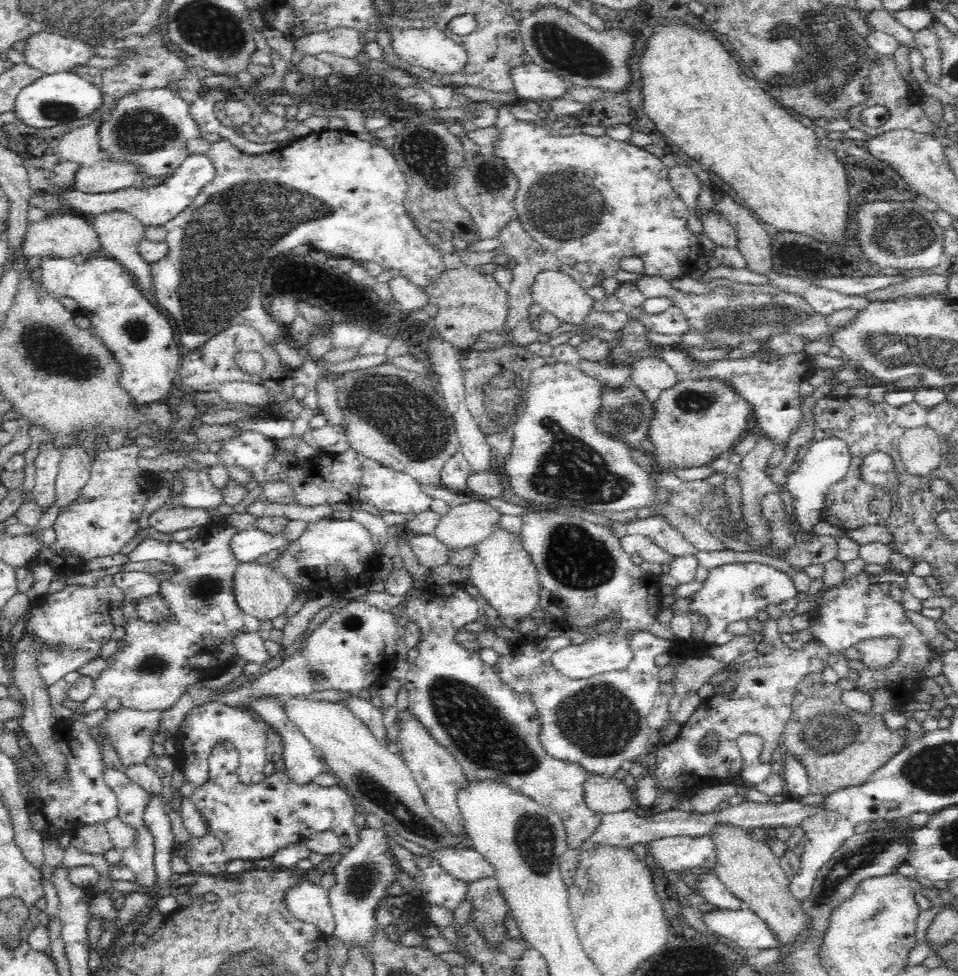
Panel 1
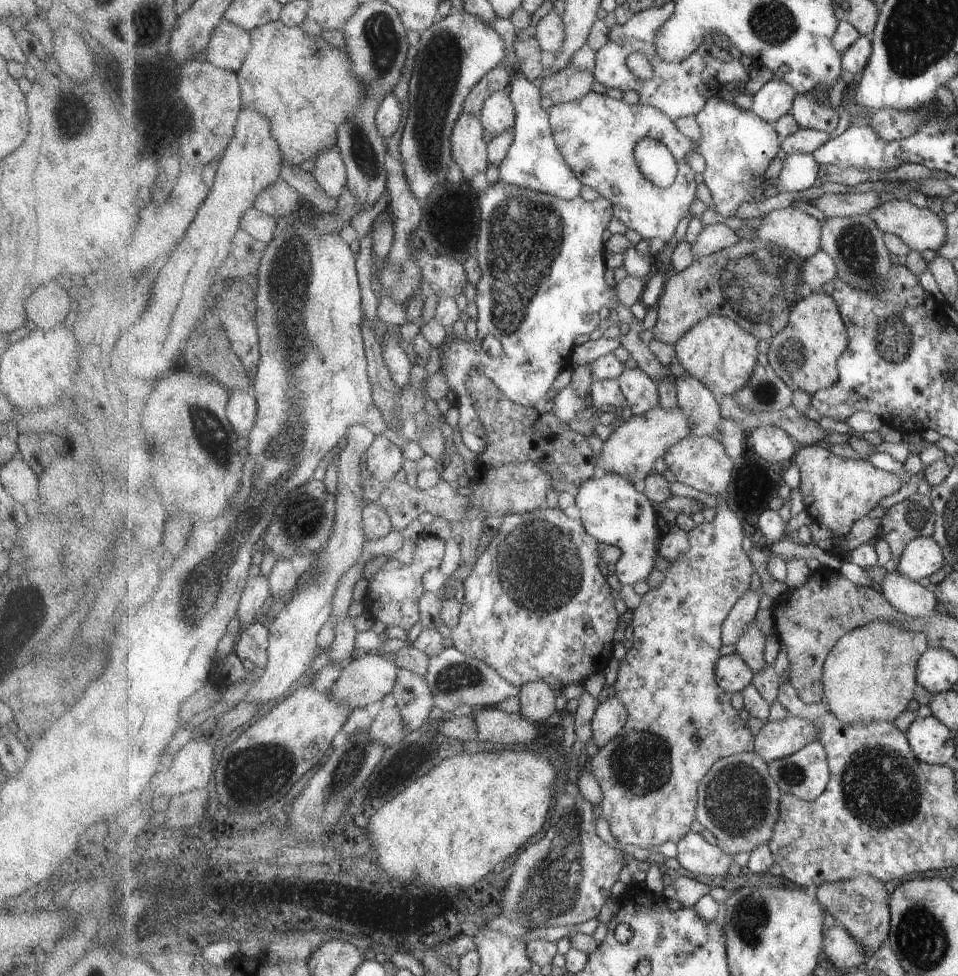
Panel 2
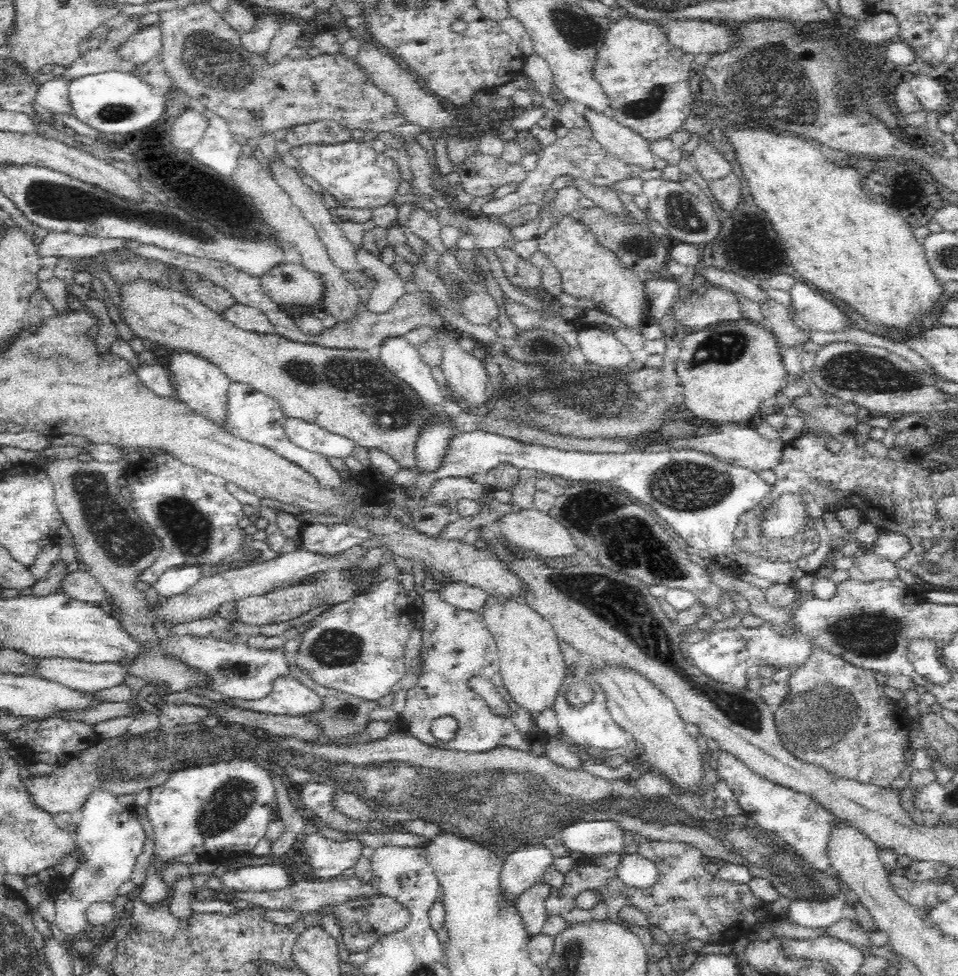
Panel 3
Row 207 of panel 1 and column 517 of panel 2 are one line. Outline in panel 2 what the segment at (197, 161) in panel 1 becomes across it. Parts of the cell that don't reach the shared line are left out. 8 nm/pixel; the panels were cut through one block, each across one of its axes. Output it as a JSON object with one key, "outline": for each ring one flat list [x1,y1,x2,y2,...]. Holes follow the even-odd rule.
{"outline":[[518,69,513,75,509,88,511,98,516,103,517,122,514,128,514,141,499,165,500,180,509,186,521,186,545,194,553,194,557,198,573,200,581,194,583,183,573,169,567,164,565,157,557,146,551,130,549,113,541,106,541,90,538,81,531,82]]}

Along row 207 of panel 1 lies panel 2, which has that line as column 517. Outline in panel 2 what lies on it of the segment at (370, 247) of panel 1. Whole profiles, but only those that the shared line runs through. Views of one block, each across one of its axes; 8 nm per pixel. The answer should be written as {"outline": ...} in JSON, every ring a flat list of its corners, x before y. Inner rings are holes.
{"outline":[[501,180,495,182,495,184,481,183,477,196,479,197,483,220,481,220,480,224,480,231,478,234,479,240,476,251,478,252,477,258,479,264,481,265,481,268,483,268,483,278,481,278,481,282,475,287,476,307,478,310,478,317,476,319,476,337,471,342,467,342,465,336,461,338,454,337,453,342,449,344,449,348,445,350,445,356,443,356,442,360,445,366,443,366,442,370,443,374,447,376,447,382,449,382,449,386,451,386,451,390,456,396,455,403,459,411,457,428,461,434,462,442,466,448,473,452,473,454,476,454,477,458,479,458,485,450,490,449,490,439,485,436,485,428,483,428,483,424,479,421,475,408,473,408,474,399,472,398,472,391,469,390,468,386,469,378,472,377,472,373,476,373,477,370,479,370,479,372,487,376,489,380,493,380,495,386,497,386,511,402,515,402,515,404,524,407,540,407,545,400,545,396,551,392,551,386,555,384,557,376,559,376,565,368,571,367,572,354,576,348,575,340,577,340,581,334,589,335,591,332,595,332,595,328,597,328,599,322,601,322,601,316,599,316,601,308,605,306,617,310,616,301,620,301,620,298,617,296,617,293,615,294,616,290,609,286,607,280,605,280,608,262,606,261,607,250,603,234,605,234,607,224,611,222,611,218,614,216,613,204,608,198,600,196,594,201,585,201,583,198,577,197,573,200,565,200,563,198,557,198,557,196,553,196,553,194,545,194,545,192,537,192,537,190,529,190,529,188,521,188,521,186,509,186,509,184,501,182],[490,336,497,338,501,343,503,350,499,356,488,356,485,354,485,350,481,348,481,342]]}

